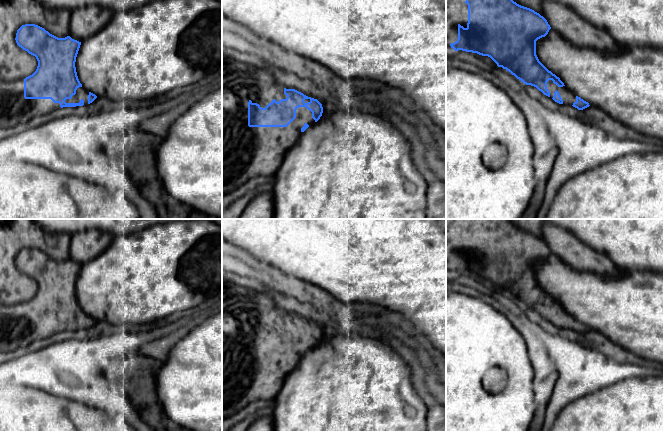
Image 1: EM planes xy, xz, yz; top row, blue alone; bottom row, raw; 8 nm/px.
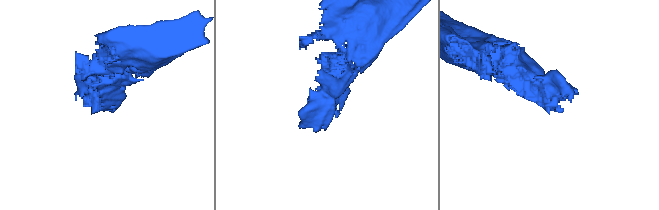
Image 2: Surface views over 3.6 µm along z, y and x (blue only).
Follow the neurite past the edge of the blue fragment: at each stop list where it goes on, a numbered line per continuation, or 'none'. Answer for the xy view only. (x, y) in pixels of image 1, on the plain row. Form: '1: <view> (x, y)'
1: xy (15, 334)

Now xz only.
1: xz (247, 376)

